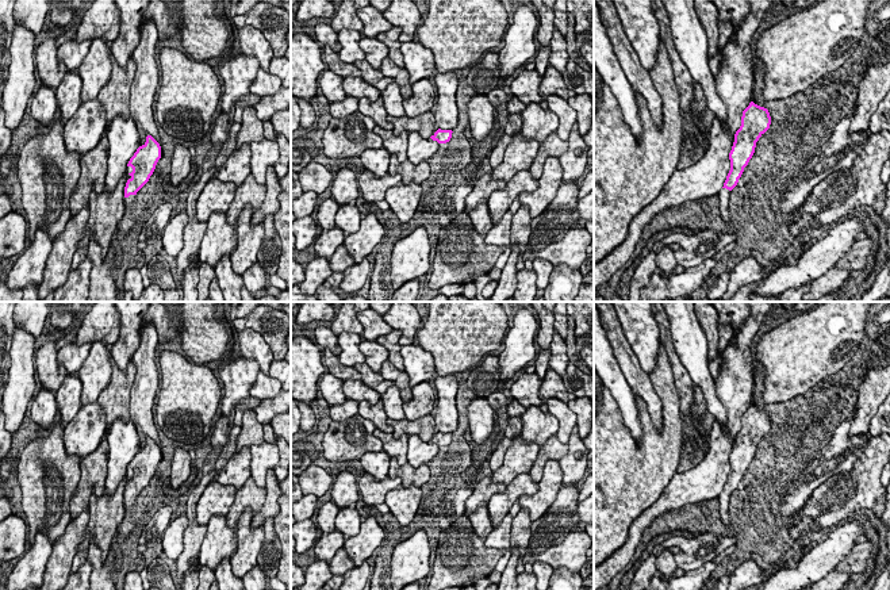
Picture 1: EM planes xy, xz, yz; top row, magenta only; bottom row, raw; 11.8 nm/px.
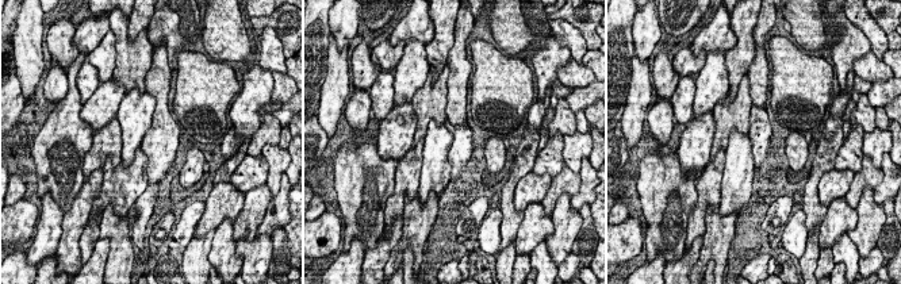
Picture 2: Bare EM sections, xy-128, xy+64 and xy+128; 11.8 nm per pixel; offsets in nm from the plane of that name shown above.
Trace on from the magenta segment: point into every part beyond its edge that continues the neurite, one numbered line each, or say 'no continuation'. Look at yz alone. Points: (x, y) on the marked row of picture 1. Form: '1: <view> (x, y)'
1: yz (724, 194)

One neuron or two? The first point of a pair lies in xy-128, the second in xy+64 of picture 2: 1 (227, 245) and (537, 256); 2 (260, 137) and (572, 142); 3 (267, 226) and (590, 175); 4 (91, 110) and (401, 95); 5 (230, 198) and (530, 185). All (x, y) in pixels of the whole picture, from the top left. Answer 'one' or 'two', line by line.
1: two
2: two
3: one
4: two
5: one

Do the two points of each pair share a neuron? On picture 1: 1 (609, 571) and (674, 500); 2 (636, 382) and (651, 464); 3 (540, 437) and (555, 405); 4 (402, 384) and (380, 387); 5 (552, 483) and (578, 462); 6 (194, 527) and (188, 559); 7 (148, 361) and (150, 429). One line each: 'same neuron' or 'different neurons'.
1: same neuron
2: different neurons
3: different neurons
4: different neurons
5: different neurons
6: same neuron
7: same neuron

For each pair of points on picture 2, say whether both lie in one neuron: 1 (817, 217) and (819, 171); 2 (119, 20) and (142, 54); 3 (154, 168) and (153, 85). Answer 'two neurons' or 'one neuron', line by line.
1: one neuron
2: one neuron
3: one neuron

